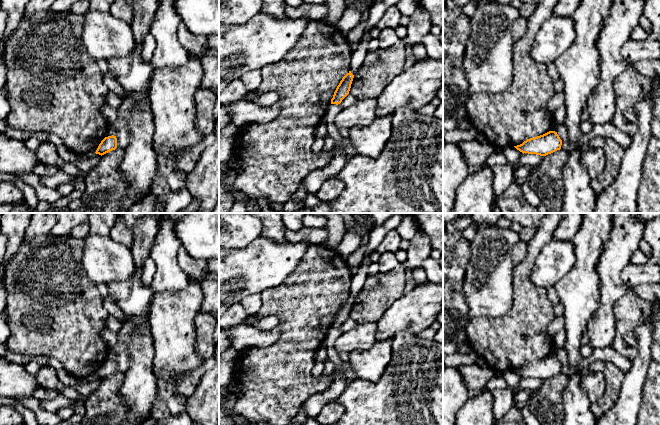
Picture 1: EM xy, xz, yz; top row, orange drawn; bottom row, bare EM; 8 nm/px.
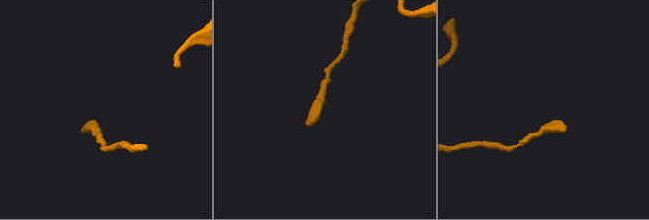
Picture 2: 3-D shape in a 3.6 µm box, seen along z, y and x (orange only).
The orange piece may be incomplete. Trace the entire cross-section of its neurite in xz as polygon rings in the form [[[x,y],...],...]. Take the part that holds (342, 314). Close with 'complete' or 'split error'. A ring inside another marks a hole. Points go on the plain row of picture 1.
[[[349,295],[337,310],[331,328],[340,328],[342,324],[349,318],[354,299]]] | complete

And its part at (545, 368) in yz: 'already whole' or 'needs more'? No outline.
already whole

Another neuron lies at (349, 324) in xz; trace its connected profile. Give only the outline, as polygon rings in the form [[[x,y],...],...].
[[[349,317],[340,327],[342,333],[348,332],[350,330],[352,330],[355,326],[357,325],[357,323],[351,318]]]

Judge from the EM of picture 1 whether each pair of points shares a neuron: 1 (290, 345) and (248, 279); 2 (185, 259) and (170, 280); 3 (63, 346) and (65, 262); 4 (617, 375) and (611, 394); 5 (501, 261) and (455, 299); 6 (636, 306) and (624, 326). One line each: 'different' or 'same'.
1: different
2: different
3: same
4: same
5: different
6: same

